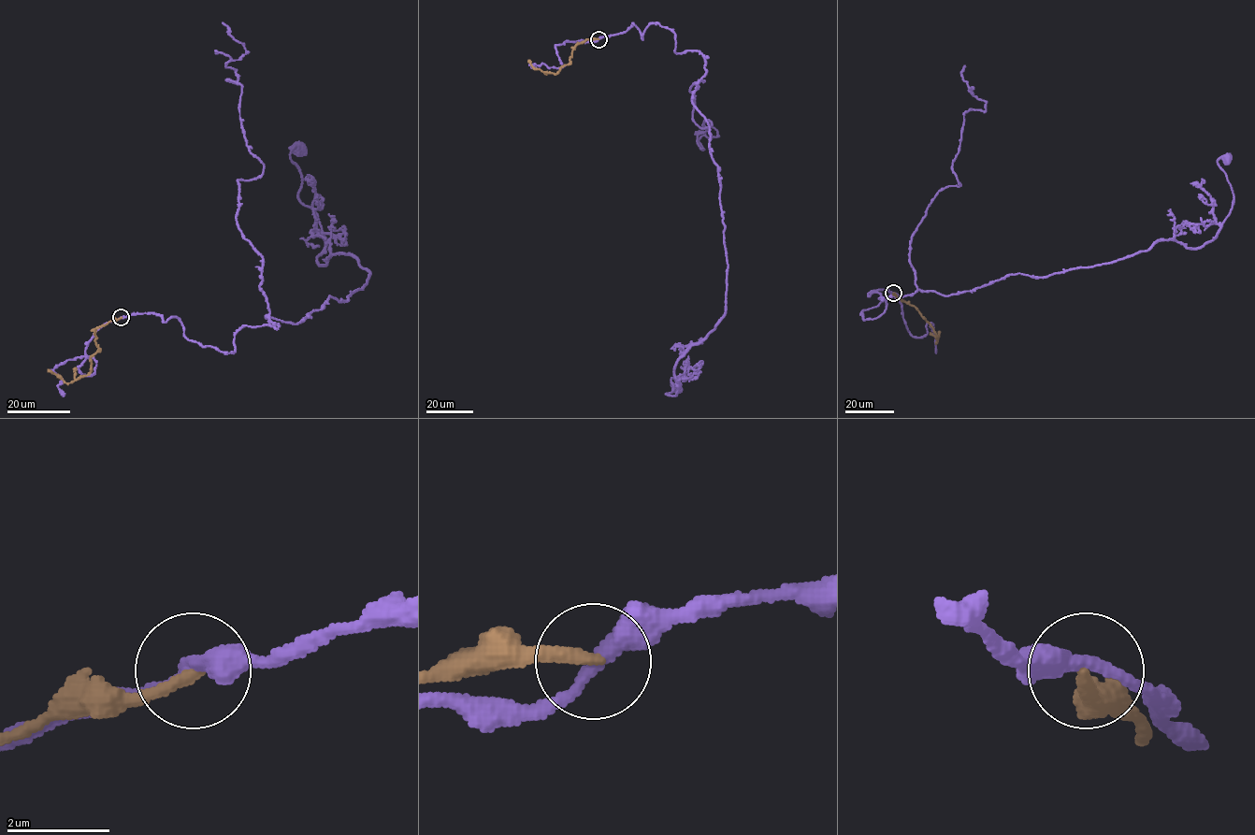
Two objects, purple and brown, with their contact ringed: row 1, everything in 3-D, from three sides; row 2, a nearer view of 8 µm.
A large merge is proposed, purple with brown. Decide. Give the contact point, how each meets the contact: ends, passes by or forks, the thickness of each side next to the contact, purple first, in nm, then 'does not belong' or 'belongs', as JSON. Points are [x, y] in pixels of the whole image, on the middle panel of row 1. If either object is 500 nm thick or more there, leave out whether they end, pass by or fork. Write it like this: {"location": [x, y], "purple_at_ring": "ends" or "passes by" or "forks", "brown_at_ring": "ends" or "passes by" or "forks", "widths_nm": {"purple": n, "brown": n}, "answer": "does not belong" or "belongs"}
{"location": [598, 39], "purple_at_ring": "passes by", "brown_at_ring": "ends", "widths_nm": {"purple": 280, "brown": 240}, "answer": "does not belong"}

